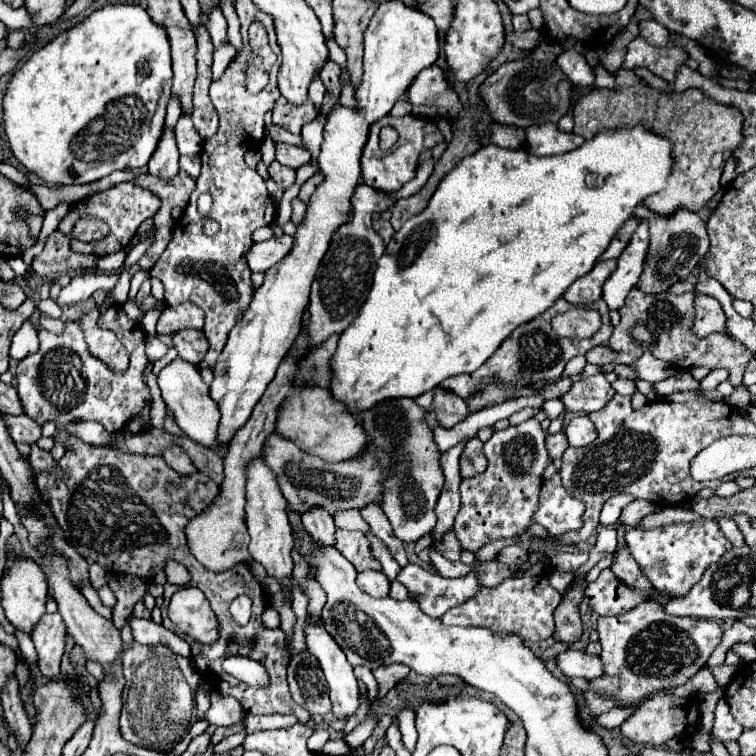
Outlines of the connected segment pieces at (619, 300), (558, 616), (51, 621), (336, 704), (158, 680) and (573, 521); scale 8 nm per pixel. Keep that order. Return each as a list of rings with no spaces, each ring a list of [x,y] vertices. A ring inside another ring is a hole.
[[[641,219],[641,223],[637,225],[637,229],[631,235],[629,245],[617,257],[615,271],[603,283],[603,295],[601,295],[601,299],[607,303],[609,309],[621,309],[623,303],[625,303],[627,293],[631,291],[631,287],[635,287],[637,277],[641,277],[645,251],[649,249],[647,243],[649,243],[647,221]]]
[[[577,577],[577,581],[581,583],[581,587],[573,587],[561,601],[561,605],[555,609],[555,633],[553,639],[573,645],[575,641],[581,639],[583,633],[583,625],[581,625],[581,617],[579,617],[579,603],[583,599],[587,581],[585,577]]]
[[[45,613],[37,627],[31,631],[31,641],[37,651],[37,669],[47,679],[57,679],[61,675],[61,657],[65,653],[67,627],[59,613]]]
[[[311,617],[307,625],[307,651],[319,659],[321,669],[327,677],[333,717],[339,721],[355,715],[359,709],[359,691],[353,667],[347,663],[345,653],[337,647],[337,643],[333,643],[329,633],[325,631],[323,621],[315,625]]]
[[[131,643],[123,651],[123,709],[121,709],[121,735],[125,741],[145,749],[169,753],[189,727],[197,721],[195,689],[199,671],[191,659],[175,655],[165,645],[139,645]]]
[[[559,473],[545,479],[539,493],[539,505],[531,525],[543,525],[549,535],[579,531],[583,525],[585,503],[575,499],[561,483]]]

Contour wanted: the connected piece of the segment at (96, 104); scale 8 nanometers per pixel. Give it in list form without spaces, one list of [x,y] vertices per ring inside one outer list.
[[[107,5],[85,23],[57,35],[13,73],[3,97],[3,127],[9,149],[27,173],[53,185],[83,185],[117,169],[145,167],[163,131],[171,75],[165,29],[157,27],[139,5]]]

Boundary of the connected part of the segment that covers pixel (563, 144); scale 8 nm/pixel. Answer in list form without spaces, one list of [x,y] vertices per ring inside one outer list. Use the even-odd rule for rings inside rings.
[[[553,123],[527,129],[527,151],[533,155],[563,155],[583,143],[585,139],[573,133],[563,133]]]

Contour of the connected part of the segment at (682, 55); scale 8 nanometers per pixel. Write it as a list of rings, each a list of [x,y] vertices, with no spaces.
[[[635,37],[629,47],[623,61],[623,69],[635,71],[637,67],[649,69],[653,75],[665,79],[667,83],[673,83],[675,71],[679,65],[687,61],[687,51],[681,47],[667,45],[663,49],[649,45],[643,37]]]

